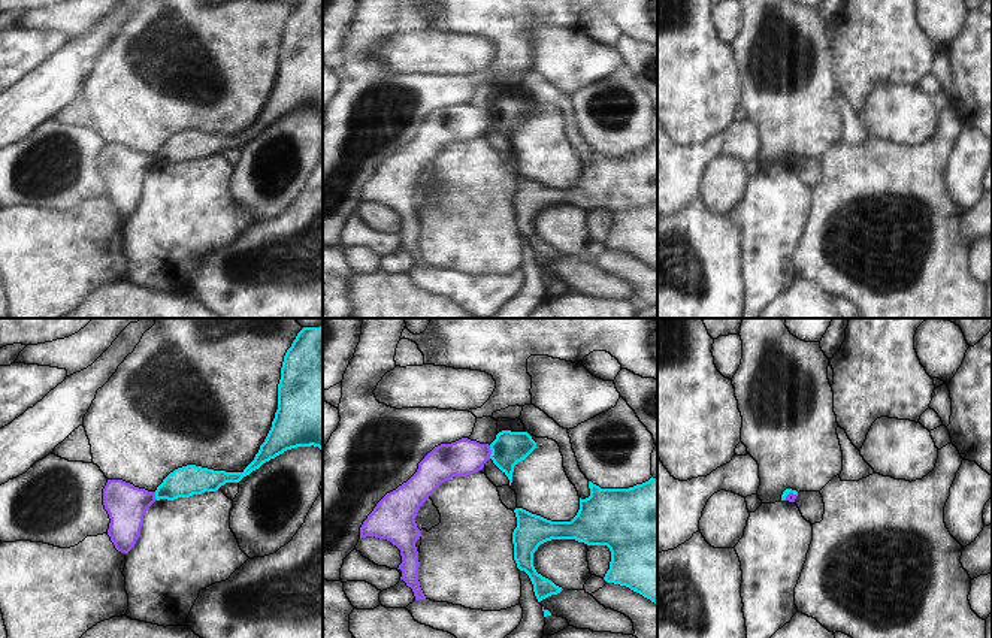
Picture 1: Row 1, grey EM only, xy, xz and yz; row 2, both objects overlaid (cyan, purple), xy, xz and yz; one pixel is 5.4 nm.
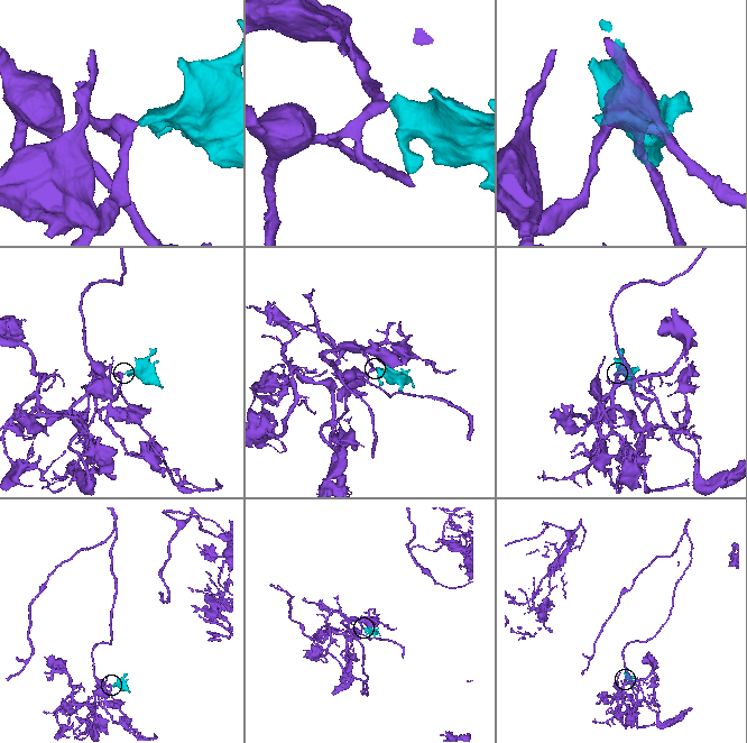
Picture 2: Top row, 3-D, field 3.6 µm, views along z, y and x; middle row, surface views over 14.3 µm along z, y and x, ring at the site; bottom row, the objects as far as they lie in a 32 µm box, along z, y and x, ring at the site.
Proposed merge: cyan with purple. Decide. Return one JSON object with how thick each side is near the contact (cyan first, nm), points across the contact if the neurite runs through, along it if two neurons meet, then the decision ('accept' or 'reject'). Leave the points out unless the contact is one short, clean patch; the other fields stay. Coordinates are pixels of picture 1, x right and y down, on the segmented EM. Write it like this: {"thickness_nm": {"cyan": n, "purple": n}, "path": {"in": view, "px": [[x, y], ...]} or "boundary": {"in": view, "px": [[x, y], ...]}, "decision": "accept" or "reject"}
{"thickness_nm": {"cyan": 180, "purple": 190}, "boundary": {"in": "xz", "px": [[489, 446], [490, 457]]}, "decision": "reject"}

